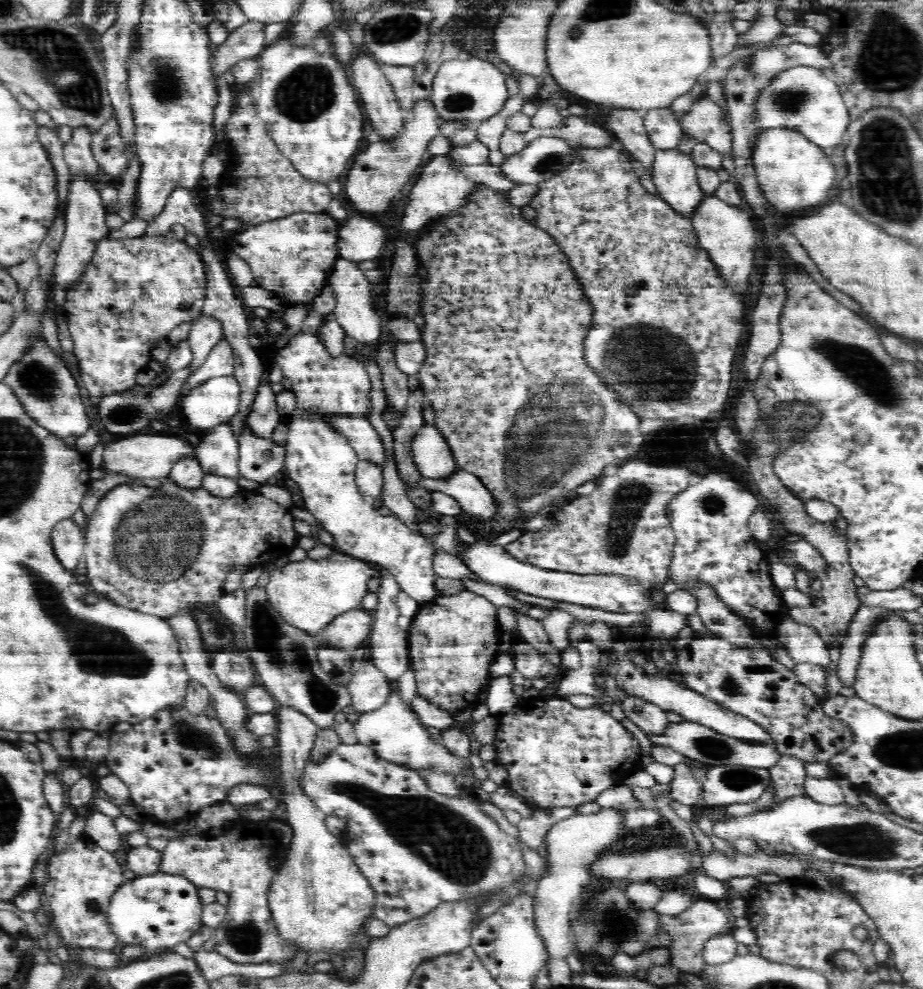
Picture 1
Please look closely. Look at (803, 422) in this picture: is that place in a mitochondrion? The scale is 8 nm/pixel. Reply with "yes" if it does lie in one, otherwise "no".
yes

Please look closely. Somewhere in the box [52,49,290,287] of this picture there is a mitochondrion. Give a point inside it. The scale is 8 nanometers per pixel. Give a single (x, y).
(165, 82)

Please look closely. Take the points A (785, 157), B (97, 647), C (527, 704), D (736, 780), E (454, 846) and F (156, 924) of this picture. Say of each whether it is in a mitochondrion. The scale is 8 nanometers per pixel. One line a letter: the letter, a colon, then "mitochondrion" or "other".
A: other
B: mitochondrion
C: other
D: mitochondrion
E: mitochondrion
F: other

